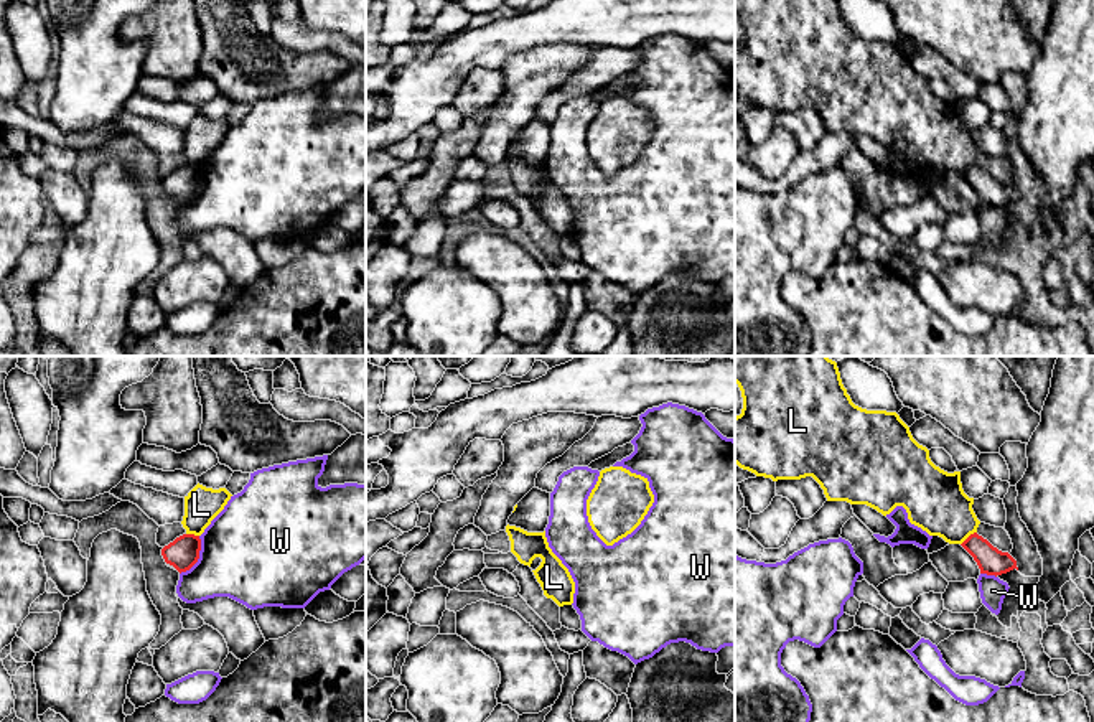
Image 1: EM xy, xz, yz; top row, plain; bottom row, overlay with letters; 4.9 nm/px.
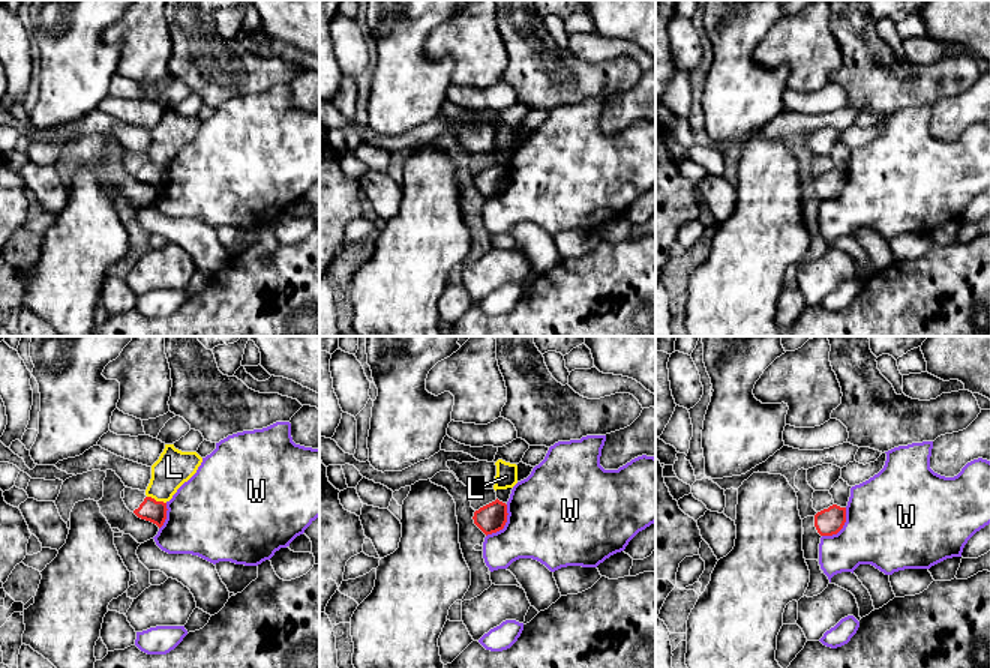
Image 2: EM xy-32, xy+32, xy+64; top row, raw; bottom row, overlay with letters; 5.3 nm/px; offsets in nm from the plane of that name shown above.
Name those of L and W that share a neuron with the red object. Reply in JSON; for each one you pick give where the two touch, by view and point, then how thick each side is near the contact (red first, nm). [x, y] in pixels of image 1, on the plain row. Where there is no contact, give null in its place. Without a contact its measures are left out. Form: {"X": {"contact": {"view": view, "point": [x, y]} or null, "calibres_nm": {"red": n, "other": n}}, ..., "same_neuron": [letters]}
{"same_neuron": []}

